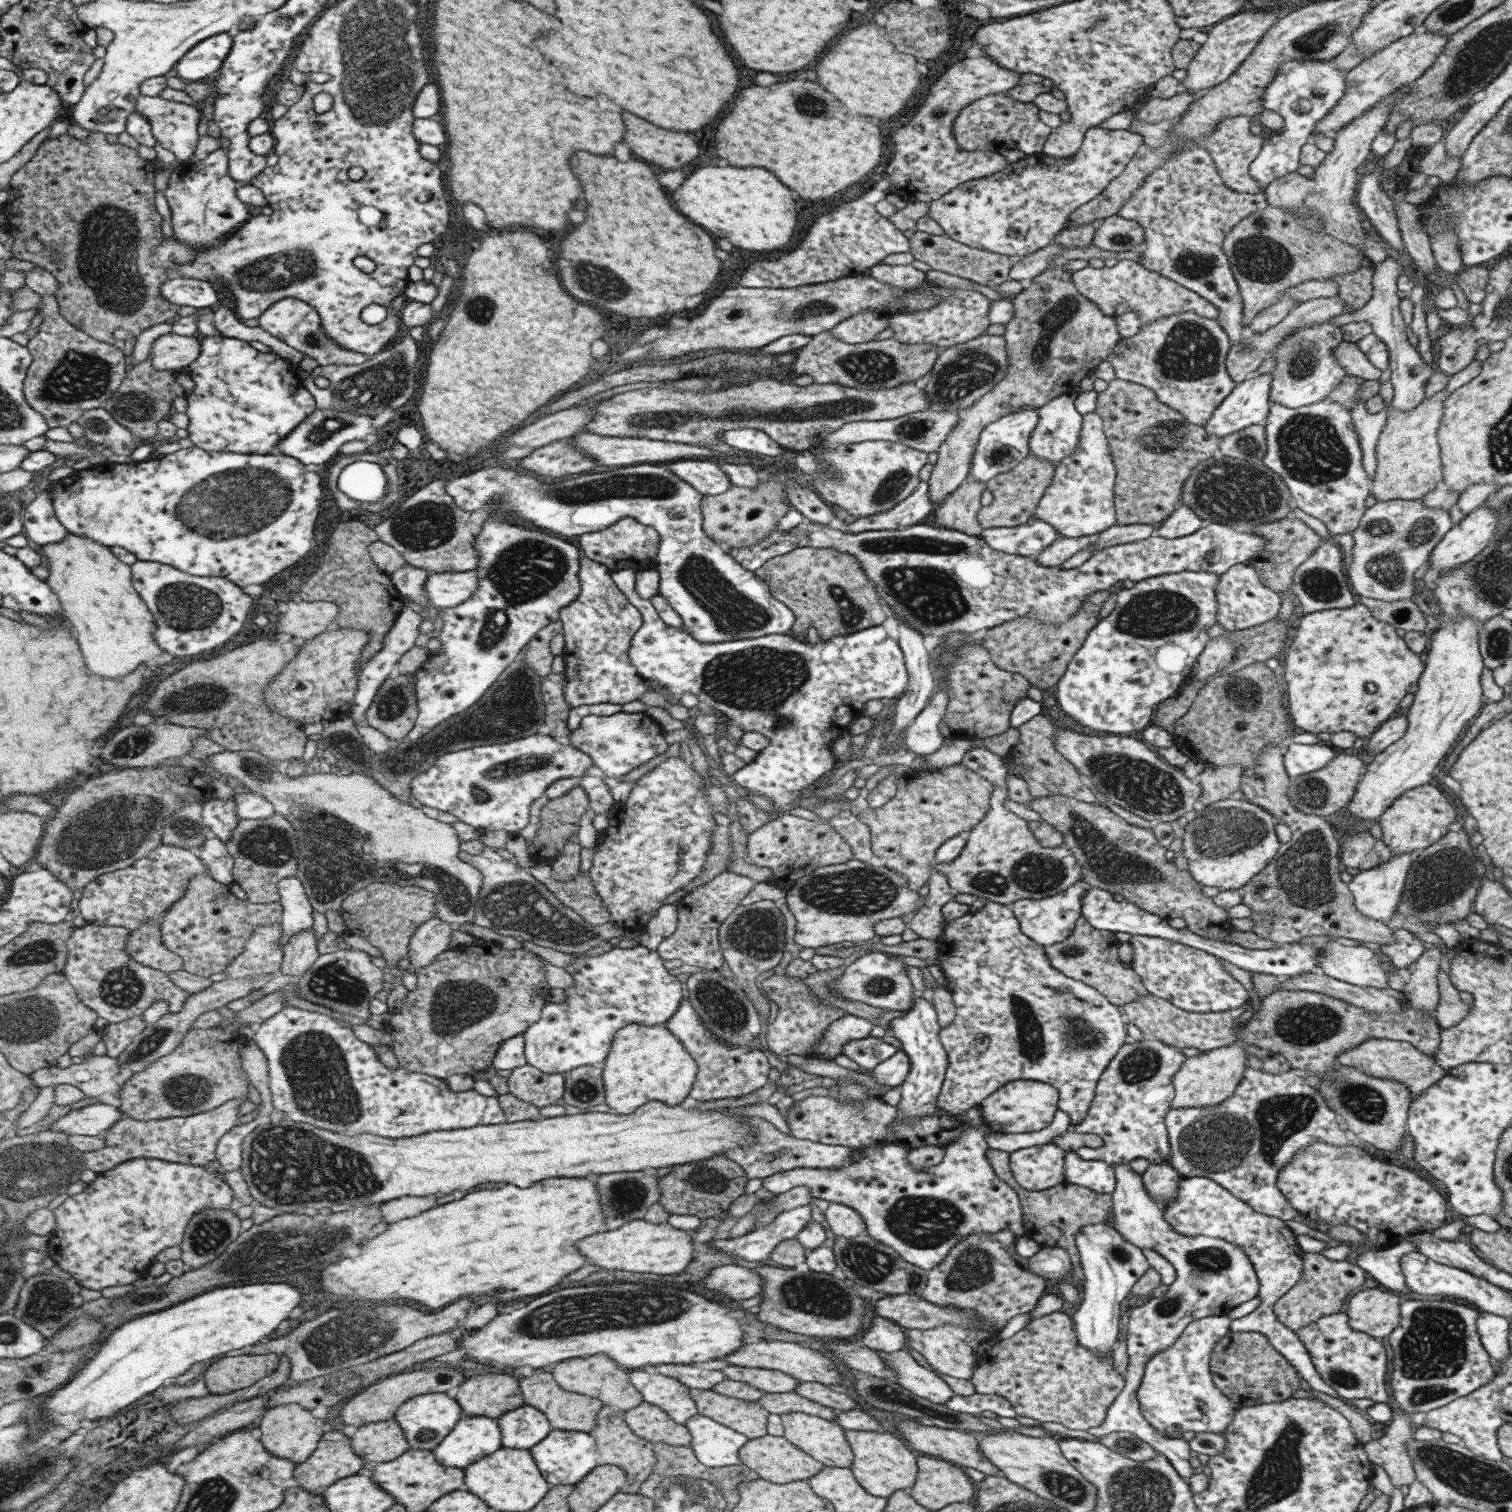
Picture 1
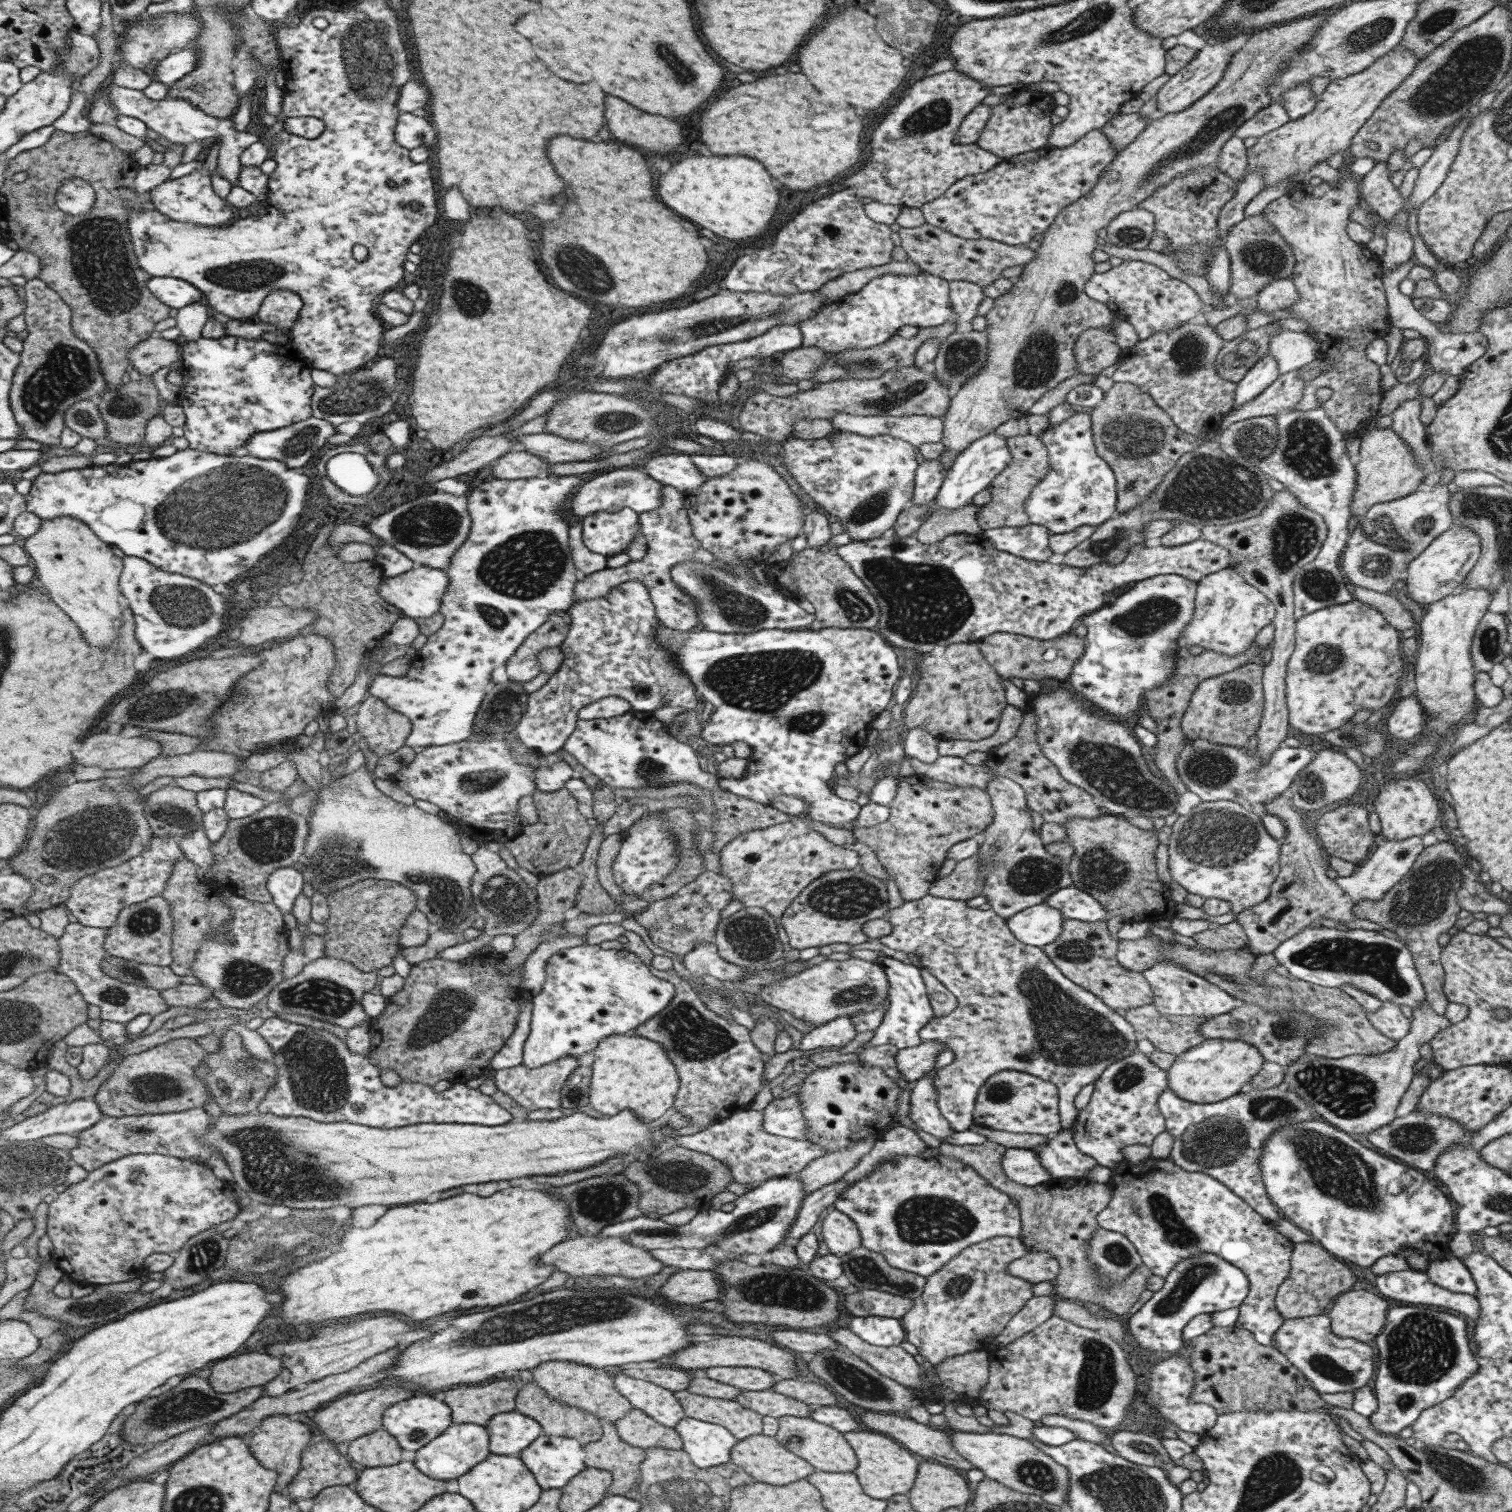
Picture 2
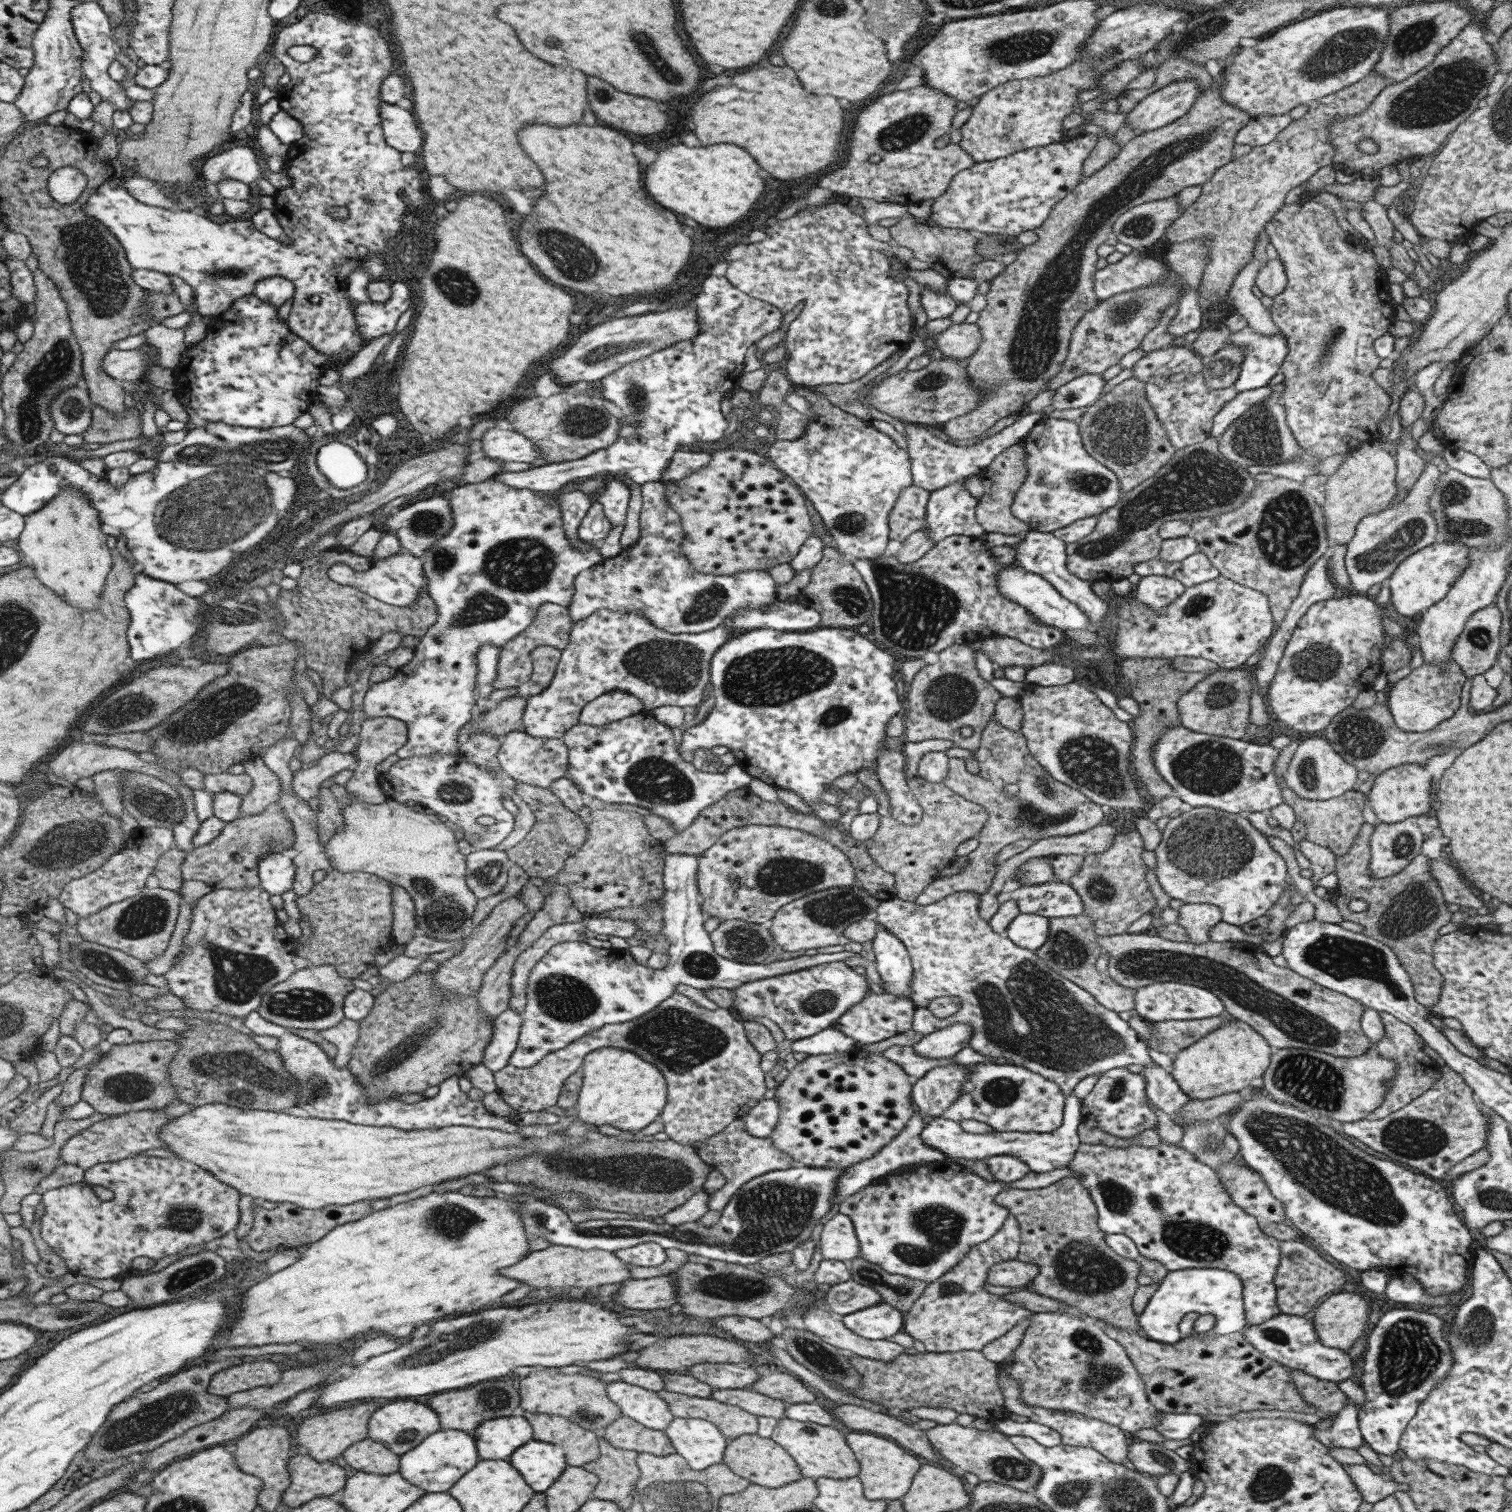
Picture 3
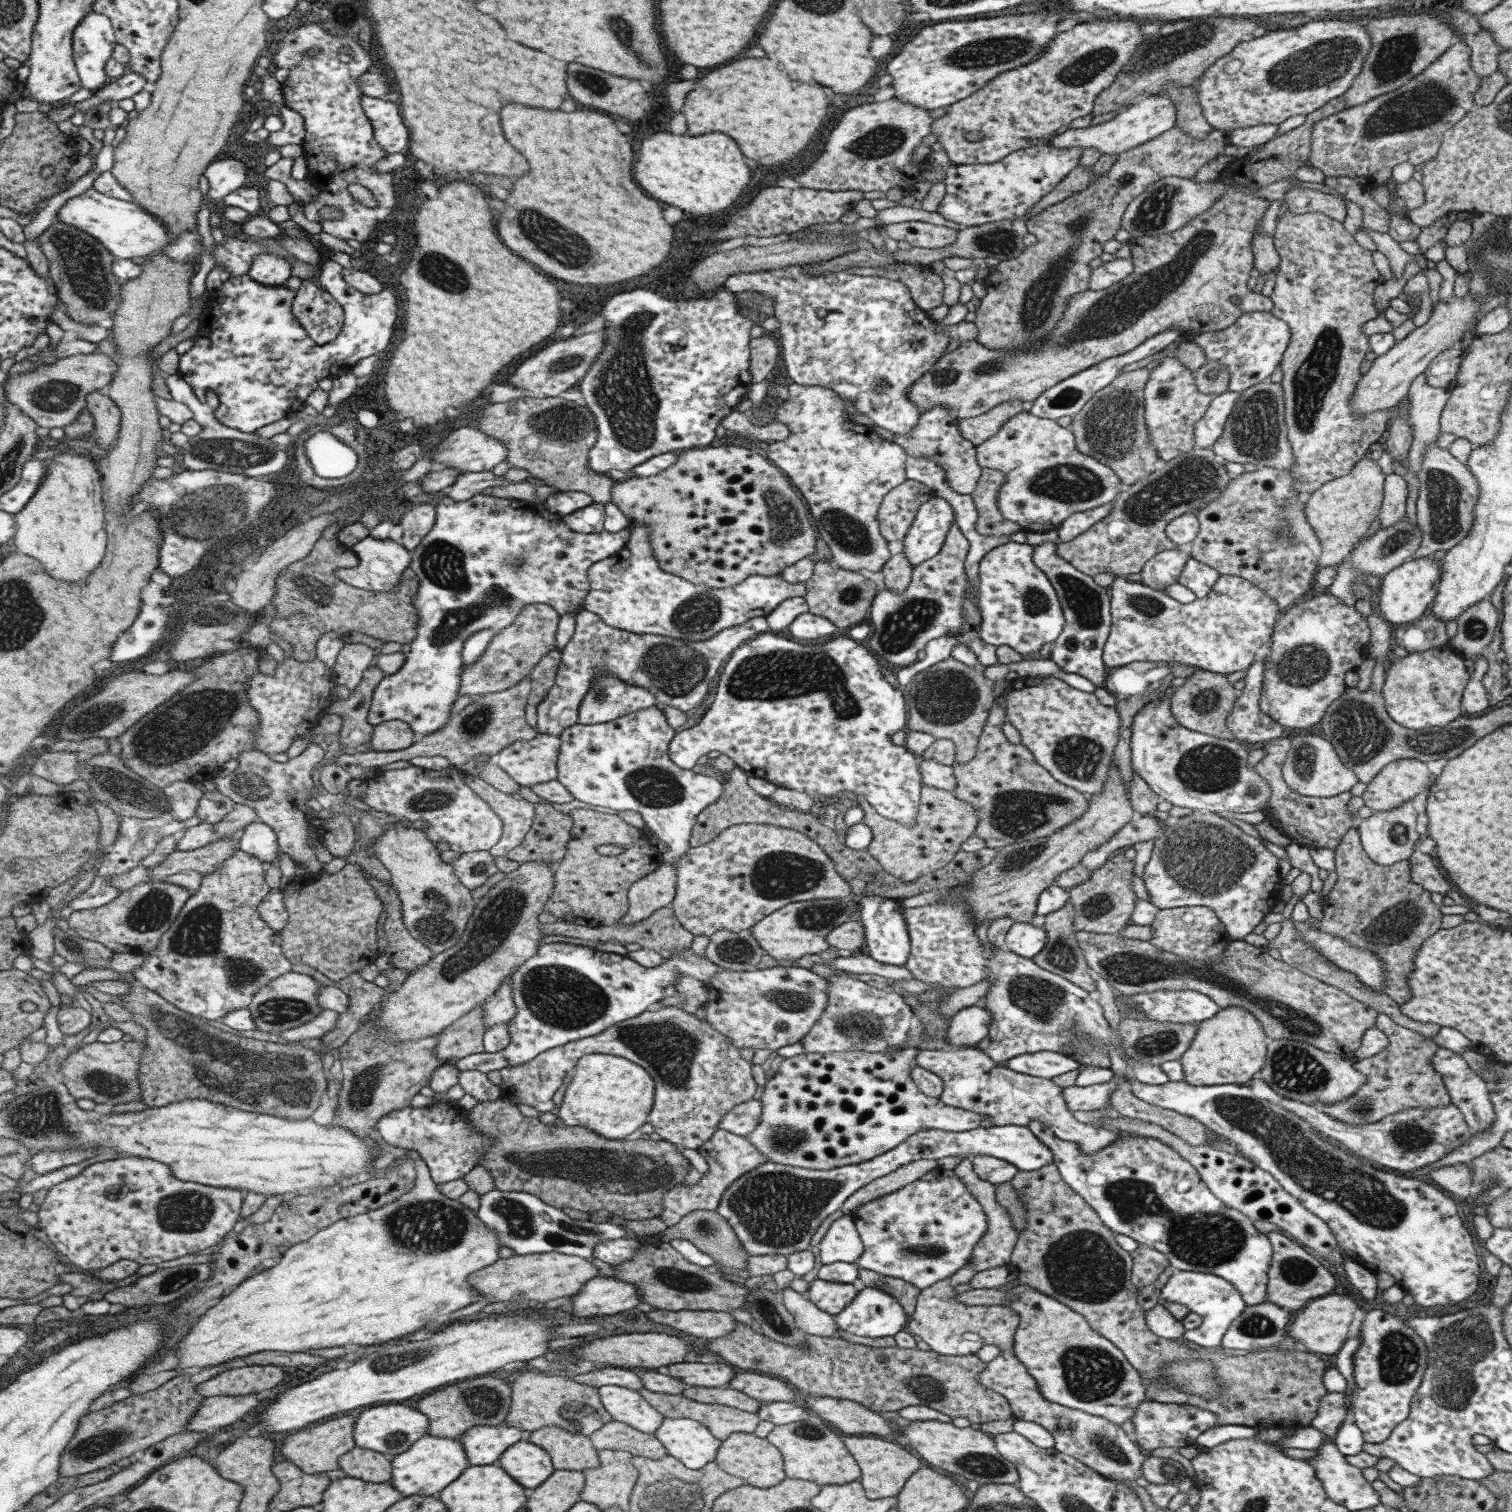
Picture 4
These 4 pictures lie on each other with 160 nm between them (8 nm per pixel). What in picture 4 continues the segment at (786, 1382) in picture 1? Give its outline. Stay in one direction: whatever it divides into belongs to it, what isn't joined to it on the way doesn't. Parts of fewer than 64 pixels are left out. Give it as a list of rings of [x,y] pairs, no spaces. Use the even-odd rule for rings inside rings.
[[[678,1362],[665,1366],[665,1374],[678,1378],[689,1387],[725,1386],[737,1373],[721,1363]]]

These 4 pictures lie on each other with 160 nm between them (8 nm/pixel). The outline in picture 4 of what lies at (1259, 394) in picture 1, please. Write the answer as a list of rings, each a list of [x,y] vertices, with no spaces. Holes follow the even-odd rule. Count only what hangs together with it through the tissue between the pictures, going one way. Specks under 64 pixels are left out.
[[[1251,311],[1241,313],[1227,328],[1192,336],[1189,341],[1200,346],[1206,361],[1216,359],[1227,369],[1228,390],[1240,393],[1269,377],[1279,366],[1289,337],[1288,326],[1280,318],[1269,311]]]

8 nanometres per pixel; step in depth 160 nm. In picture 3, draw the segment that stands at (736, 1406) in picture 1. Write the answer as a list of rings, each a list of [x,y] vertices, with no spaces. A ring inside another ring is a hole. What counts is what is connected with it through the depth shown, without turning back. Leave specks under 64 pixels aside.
[[[663,1389],[655,1391],[655,1394],[667,1403],[673,1417],[703,1419],[713,1424],[729,1441],[757,1430],[757,1417],[735,1406]]]

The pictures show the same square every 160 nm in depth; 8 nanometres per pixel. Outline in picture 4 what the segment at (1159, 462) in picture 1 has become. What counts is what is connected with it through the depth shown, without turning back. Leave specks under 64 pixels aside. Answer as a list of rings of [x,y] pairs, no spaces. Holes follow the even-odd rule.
[[[1145,367],[1118,373],[1110,383],[1085,401],[1085,404],[1071,416],[1069,424],[1075,448],[1108,466],[1123,486],[1132,485],[1142,476],[1153,472],[1153,462],[1159,459],[1149,442],[1144,425],[1142,390],[1148,376],[1149,371]]]

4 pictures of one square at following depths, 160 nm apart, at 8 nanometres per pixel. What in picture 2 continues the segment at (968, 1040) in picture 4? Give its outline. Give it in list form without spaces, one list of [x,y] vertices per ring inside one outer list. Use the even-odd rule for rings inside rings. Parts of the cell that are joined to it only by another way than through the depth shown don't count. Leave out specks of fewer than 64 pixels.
[[[921,1042],[913,1048],[897,1050],[895,1065],[906,1082],[919,1080],[925,1076],[935,1065],[937,1055],[943,1051],[943,1043]]]

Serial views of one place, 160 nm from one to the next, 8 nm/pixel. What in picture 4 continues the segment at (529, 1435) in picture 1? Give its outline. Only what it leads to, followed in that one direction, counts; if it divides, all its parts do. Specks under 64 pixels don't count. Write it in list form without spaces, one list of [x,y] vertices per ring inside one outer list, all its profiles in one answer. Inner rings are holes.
[[[502,1423],[497,1426],[474,1426],[460,1437],[466,1446],[472,1466],[496,1465],[506,1450],[527,1439],[518,1426]]]

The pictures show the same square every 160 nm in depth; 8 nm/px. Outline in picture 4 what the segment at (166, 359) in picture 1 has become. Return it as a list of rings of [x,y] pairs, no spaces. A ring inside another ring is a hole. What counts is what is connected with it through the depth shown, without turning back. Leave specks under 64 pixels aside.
[[[105,352],[75,354],[59,359],[55,364],[9,378],[6,380],[6,396],[39,426],[64,429],[86,408],[86,398],[110,384],[115,373],[118,374],[118,364]]]

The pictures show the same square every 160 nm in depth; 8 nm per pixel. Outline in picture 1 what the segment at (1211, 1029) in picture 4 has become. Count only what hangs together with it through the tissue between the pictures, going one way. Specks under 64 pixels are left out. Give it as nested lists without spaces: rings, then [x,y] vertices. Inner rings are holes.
[[[1233,1044],[1221,1046],[1213,1050],[1201,1051],[1197,1056],[1186,1058],[1179,1065],[1179,1070],[1171,1077],[1174,1095],[1170,1100],[1170,1108],[1197,1108],[1215,1106],[1231,1096],[1242,1079],[1246,1069],[1247,1052]]]

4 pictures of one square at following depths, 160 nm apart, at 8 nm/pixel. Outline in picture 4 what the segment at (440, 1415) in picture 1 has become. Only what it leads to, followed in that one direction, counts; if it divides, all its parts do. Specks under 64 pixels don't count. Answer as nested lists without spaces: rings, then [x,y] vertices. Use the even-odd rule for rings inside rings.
[[[384,1403],[365,1409],[355,1423],[354,1437],[357,1447],[381,1452],[395,1458],[406,1453],[421,1437],[429,1434],[430,1420],[416,1408],[398,1403]]]

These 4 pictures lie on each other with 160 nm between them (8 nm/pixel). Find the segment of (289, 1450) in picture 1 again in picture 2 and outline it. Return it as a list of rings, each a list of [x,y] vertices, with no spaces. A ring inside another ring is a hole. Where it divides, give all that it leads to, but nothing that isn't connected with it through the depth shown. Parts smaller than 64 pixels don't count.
[[[278,1414],[266,1418],[261,1424],[255,1425],[248,1445],[255,1457],[259,1458],[259,1462],[263,1467],[269,1470],[275,1470],[279,1473],[277,1493],[281,1493],[283,1488],[289,1488],[298,1477],[303,1468],[303,1451],[309,1446],[313,1438],[313,1432],[307,1424],[301,1421],[291,1420],[289,1415]]]

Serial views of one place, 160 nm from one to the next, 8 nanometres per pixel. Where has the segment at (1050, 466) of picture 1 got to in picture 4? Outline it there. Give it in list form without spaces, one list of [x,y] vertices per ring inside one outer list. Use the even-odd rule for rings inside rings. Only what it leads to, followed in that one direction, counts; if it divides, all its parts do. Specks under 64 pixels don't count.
[[[981,467],[975,488],[969,494],[976,511],[975,531],[983,537],[1009,537],[1021,530],[1018,525],[1003,519],[997,509],[995,498],[1003,481],[1002,472]]]

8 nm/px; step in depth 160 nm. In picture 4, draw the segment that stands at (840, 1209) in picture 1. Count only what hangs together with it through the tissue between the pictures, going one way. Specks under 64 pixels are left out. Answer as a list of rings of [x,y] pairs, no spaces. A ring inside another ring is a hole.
[[[842,1215],[832,1221],[817,1248],[822,1265],[833,1262],[854,1263],[862,1254],[862,1242],[850,1215]]]

